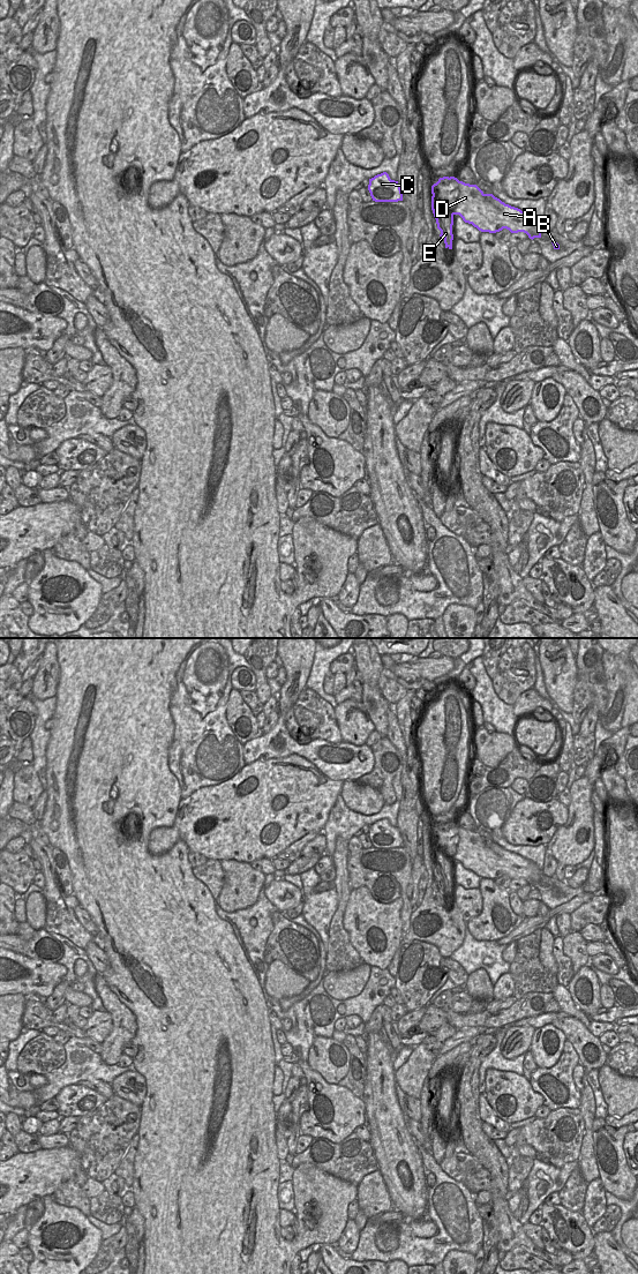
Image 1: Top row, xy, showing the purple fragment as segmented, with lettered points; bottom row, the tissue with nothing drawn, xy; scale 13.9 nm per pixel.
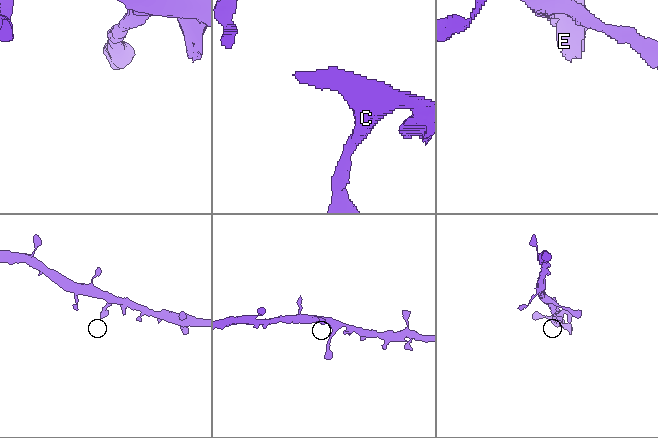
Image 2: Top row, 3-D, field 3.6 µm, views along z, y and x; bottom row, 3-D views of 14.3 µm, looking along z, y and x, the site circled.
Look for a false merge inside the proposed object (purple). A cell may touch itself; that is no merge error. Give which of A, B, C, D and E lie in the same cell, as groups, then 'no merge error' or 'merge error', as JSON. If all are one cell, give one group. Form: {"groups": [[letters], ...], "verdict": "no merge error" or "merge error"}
{"groups": [["A", "B", "C", "D"], ["E"]], "verdict": "merge error"}

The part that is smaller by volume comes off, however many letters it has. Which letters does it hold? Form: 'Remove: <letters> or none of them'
Remove: E

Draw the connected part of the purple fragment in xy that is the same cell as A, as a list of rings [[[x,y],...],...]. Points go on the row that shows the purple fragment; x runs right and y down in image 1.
[[[456,178],[456,186],[458,187],[457,194],[440,190],[440,194],[435,196],[452,215],[459,215],[465,223],[472,224],[481,232],[496,233],[506,228],[511,233],[524,232],[532,240],[534,238],[541,238],[543,227],[534,216],[505,204],[493,194],[485,194],[476,185],[465,183]]]

